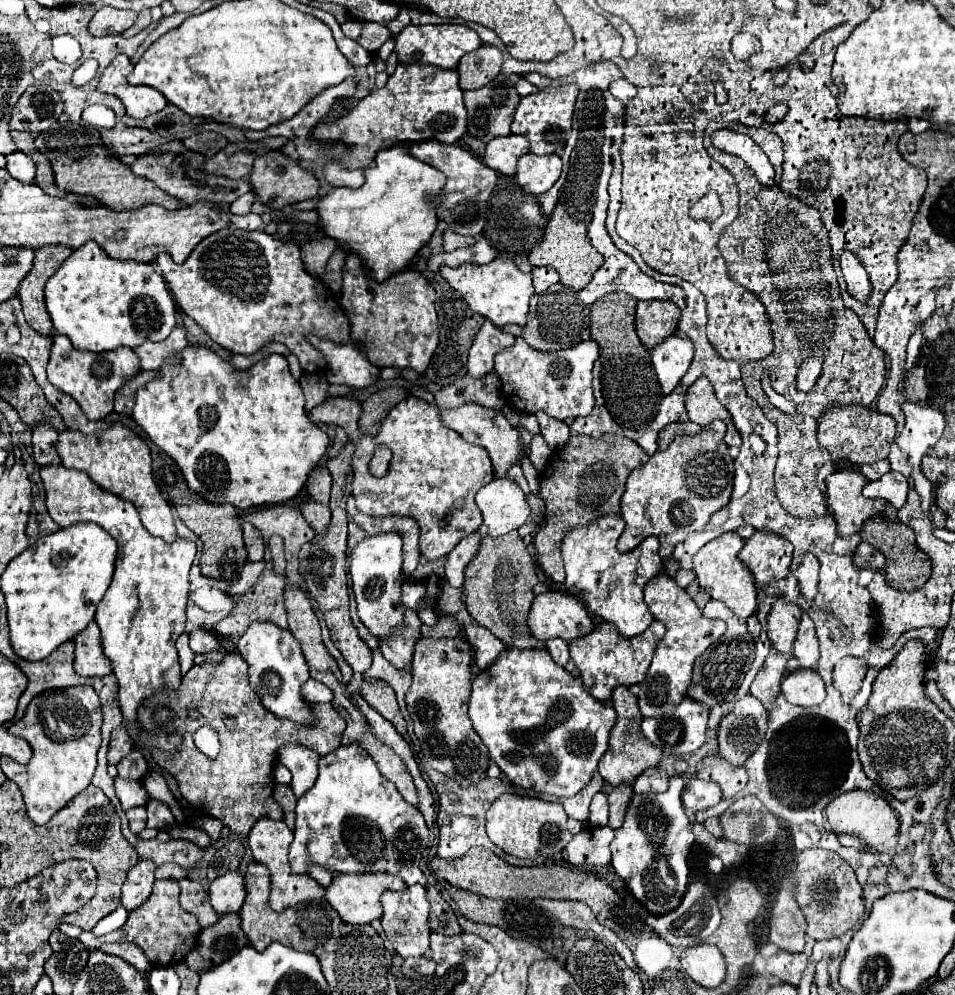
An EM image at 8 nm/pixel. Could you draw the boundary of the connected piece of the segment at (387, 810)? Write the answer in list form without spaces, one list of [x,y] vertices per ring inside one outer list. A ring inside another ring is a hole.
[[[358,744],[340,746],[340,748],[336,748],[334,752],[330,752],[330,754],[326,754],[326,756],[320,758],[320,762],[318,762],[318,772],[320,772],[320,774],[318,774],[316,784],[298,800],[298,806],[296,806],[294,842],[292,842],[292,846],[290,846],[290,868],[292,868],[292,872],[294,872],[294,874],[308,874],[308,870],[310,870],[312,864],[320,864],[320,866],[324,866],[326,870],[330,870],[330,872],[340,872],[340,874],[358,874],[358,872],[370,872],[370,874],[382,874],[382,872],[386,872],[386,874],[398,874],[398,876],[402,876],[402,880],[404,880],[408,886],[410,886],[410,884],[422,884],[422,886],[426,886],[426,876],[422,874],[422,870],[420,870],[420,866],[418,866],[418,864],[420,864],[420,858],[422,858],[422,852],[426,850],[426,844],[428,844],[428,828],[426,828],[426,822],[424,822],[420,810],[414,808],[414,806],[410,806],[410,804],[400,796],[400,792],[396,790],[396,786],[394,786],[390,780],[386,780],[386,778],[378,772],[378,766],[372,762],[370,754],[368,754],[362,746],[358,746]]]

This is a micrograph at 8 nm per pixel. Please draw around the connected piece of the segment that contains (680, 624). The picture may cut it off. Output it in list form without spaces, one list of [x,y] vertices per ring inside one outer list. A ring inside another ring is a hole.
[[[660,572],[654,576],[646,588],[644,588],[644,600],[648,604],[648,610],[656,620],[660,620],[666,626],[666,634],[658,644],[658,650],[654,654],[654,660],[648,668],[648,674],[644,682],[640,684],[638,694],[638,706],[644,718],[662,718],[670,714],[684,698],[686,690],[692,680],[692,664],[694,660],[714,642],[720,640],[720,636],[726,630],[726,624],[722,620],[708,620],[702,616],[700,608],[694,604],[694,600],[686,594],[684,588],[680,588],[674,578]]]

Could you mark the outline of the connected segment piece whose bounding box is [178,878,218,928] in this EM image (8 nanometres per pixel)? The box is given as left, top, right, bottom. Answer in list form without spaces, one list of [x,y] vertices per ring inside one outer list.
[[[182,878],[178,882],[180,882],[180,906],[186,912],[194,914],[198,918],[198,922],[200,922],[202,928],[212,926],[218,920],[218,914],[210,906],[208,894],[200,886],[200,882],[194,882],[190,878]]]

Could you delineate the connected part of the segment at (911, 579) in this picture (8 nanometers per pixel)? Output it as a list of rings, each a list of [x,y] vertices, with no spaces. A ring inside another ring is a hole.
[[[876,516],[870,522],[866,522],[866,526],[862,528],[860,534],[862,534],[862,540],[870,542],[878,550],[882,550],[882,554],[886,556],[886,580],[888,580],[888,584],[892,588],[902,590],[902,592],[918,590],[930,578],[930,572],[932,572],[930,558],[916,546],[914,530],[908,528],[906,524],[902,524],[902,522],[888,522],[888,520]]]

